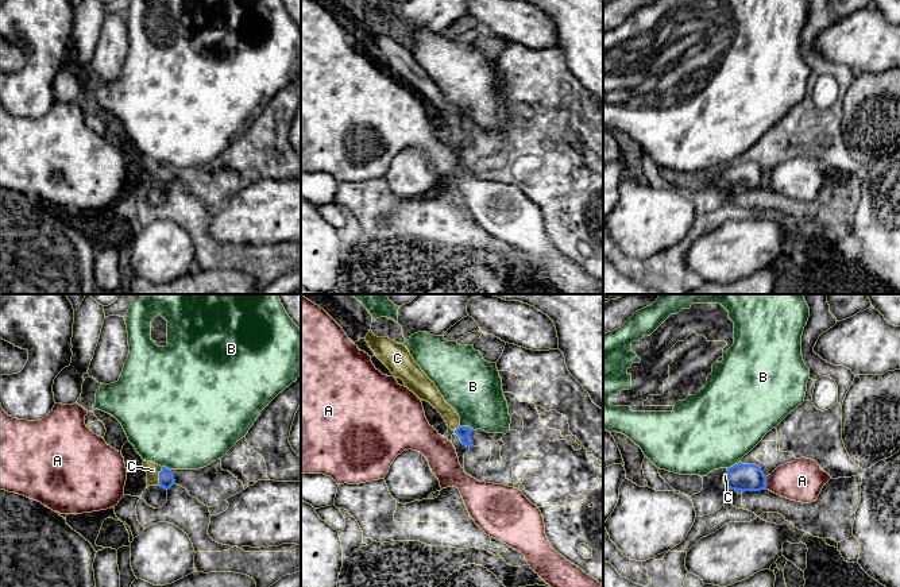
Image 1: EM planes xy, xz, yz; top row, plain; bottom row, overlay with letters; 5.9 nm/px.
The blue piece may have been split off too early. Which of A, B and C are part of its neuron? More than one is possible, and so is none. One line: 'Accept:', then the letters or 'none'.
Accept: C

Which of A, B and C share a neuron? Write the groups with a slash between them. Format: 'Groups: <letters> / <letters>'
Groups: A / B / C

